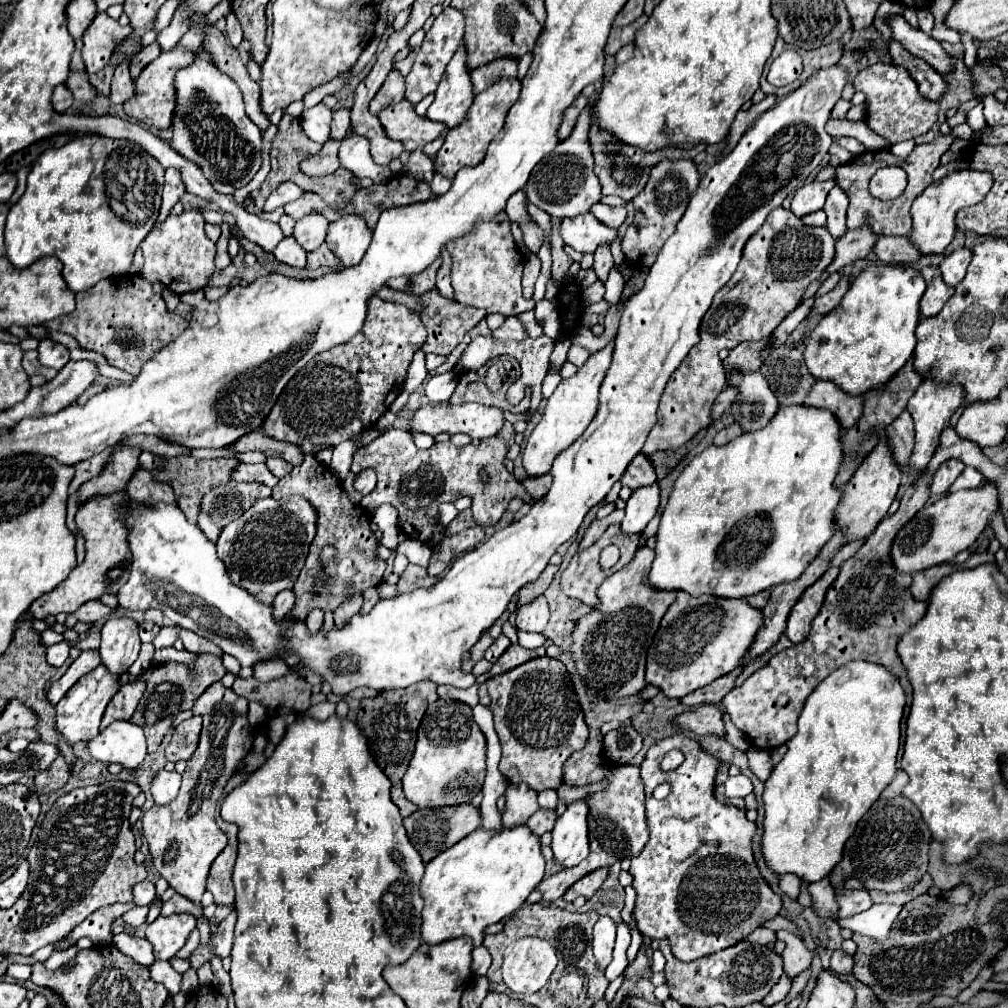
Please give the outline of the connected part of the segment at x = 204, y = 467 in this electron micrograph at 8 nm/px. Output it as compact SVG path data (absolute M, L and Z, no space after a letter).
M179 456L179 458L171 458L165 460L165 468L161 472L153 472L153 476L157 476L159 482L165 482L173 488L175 498L177 498L177 506L183 510L183 514L187 516L187 520L191 524L197 524L197 514L199 514L199 506L201 506L201 498L205 496L205 492L209 492L215 486L227 484L231 480L231 472L237 466L237 460L231 458L217 458L217 460L195 460L193 456Z

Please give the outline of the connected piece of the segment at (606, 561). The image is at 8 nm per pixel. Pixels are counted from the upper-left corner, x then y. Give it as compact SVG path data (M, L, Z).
M609 545L602 550L600 554L600 566L603 569L609 569L613 567L620 557L619 549L614 545Z

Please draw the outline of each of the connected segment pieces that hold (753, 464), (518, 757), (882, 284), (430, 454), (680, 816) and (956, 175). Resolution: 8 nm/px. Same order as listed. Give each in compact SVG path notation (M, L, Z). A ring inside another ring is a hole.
M789 406L789 408L779 408L777 416L759 432L749 432L741 434L739 438L731 440L725 446L709 446L705 452L695 456L681 476L675 480L673 490L669 494L669 502L663 510L659 530L657 530L657 546L655 546L655 560L651 566L649 574L649 584L657 590L685 590L691 596L703 596L711 594L717 598L749 598L753 594L759 594L763 590L769 590L777 584L791 582L801 576L801 572L809 566L809 562L817 556L817 552L823 548L823 544L833 536L835 526L833 526L833 512L835 506L839 504L841 492L825 492L823 490L831 488L833 476L837 474L837 464L841 464L841 448L837 448L837 440L841 438L841 428L837 428L837 422L829 412L821 412L819 408L801 408L801 406Z
M537 658L529 660L529 664L521 664L521 668L513 668L513 672L505 672L505 676L495 676L487 680L489 696L491 696L491 712L495 716L495 730L501 740L503 756L499 762L499 772L507 778L507 782L525 782L535 792L541 790L557 790L561 786L561 766L563 762L577 750L581 750L589 738L589 728L583 720L583 712L573 694L573 686L565 666L555 658ZM509 692L511 692L511 718L507 718L509 708Z
M869 266L853 280L841 304L825 314L811 332L803 350L809 374L815 380L835 382L849 396L883 388L913 356L921 292L925 292L925 280L917 270L909 266Z
M389 428L373 440L369 446L359 448L353 454L351 472L359 472L365 468L373 468L379 476L375 490L361 500L361 506L367 512L373 512L381 504L391 504L399 514L399 530L423 544L427 544L433 550L433 556L429 560L429 574L437 576L441 574L451 558L457 558L459 554L473 550L483 540L483 528L467 528L459 532L457 536L445 536L445 526L439 520L439 504L443 502L455 502L461 496L477 498L479 510L499 510L499 518L505 512L505 506L511 498L519 496L524 502L533 505L534 500L528 494L513 474L509 474L503 466L507 454L507 444L503 436L491 436L481 440L479 446L471 443L456 447L450 440L436 443L431 450L419 450L413 444L413 436L405 430ZM481 470L487 472L489 480L481 480Z
M673 734L653 744L641 764L641 778L645 784L647 798L647 824L651 830L651 838L645 844L643 852L631 860L629 868L629 874L633 876L633 888L637 892L633 914L637 928L643 936L657 940L667 938L671 944L671 952L677 960L683 962L709 956L741 942L743 936L753 932L765 920L777 916L777 912L781 910L779 896L767 886L753 860L751 838L757 826L745 818L745 810L723 804L713 794L719 766L719 758L707 754L697 740L685 734ZM673 748L681 750L685 760L675 772L665 774L659 770L659 762ZM663 782L669 782L671 792L665 800L657 800L653 798L653 790Z
M953 170L943 180L933 182L911 208L913 230L909 234L909 242L919 250L921 256L927 254L943 254L955 236L955 214L965 206L979 204L991 190L993 176L988 172L975 170Z

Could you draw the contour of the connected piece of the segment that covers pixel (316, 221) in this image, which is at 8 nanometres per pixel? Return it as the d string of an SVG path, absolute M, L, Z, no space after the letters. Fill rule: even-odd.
M309 214L301 220L297 220L291 236L297 240L297 244L301 244L301 248L305 252L313 252L325 242L327 226L329 226L329 222L321 214Z

